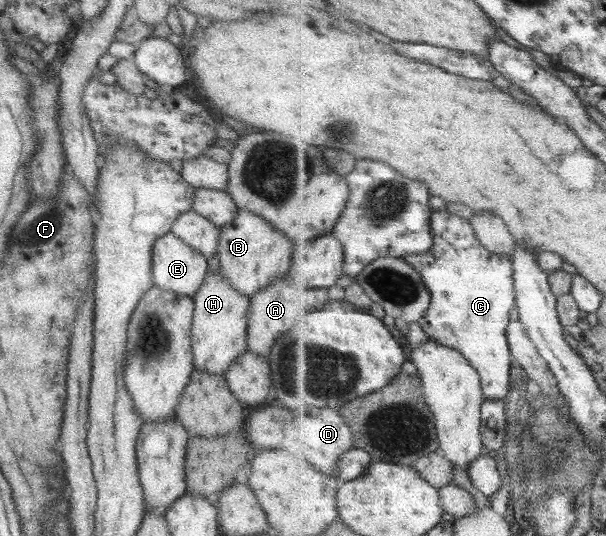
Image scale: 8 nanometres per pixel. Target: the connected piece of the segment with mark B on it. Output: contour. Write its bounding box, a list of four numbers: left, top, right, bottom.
[216,208,292,296]

